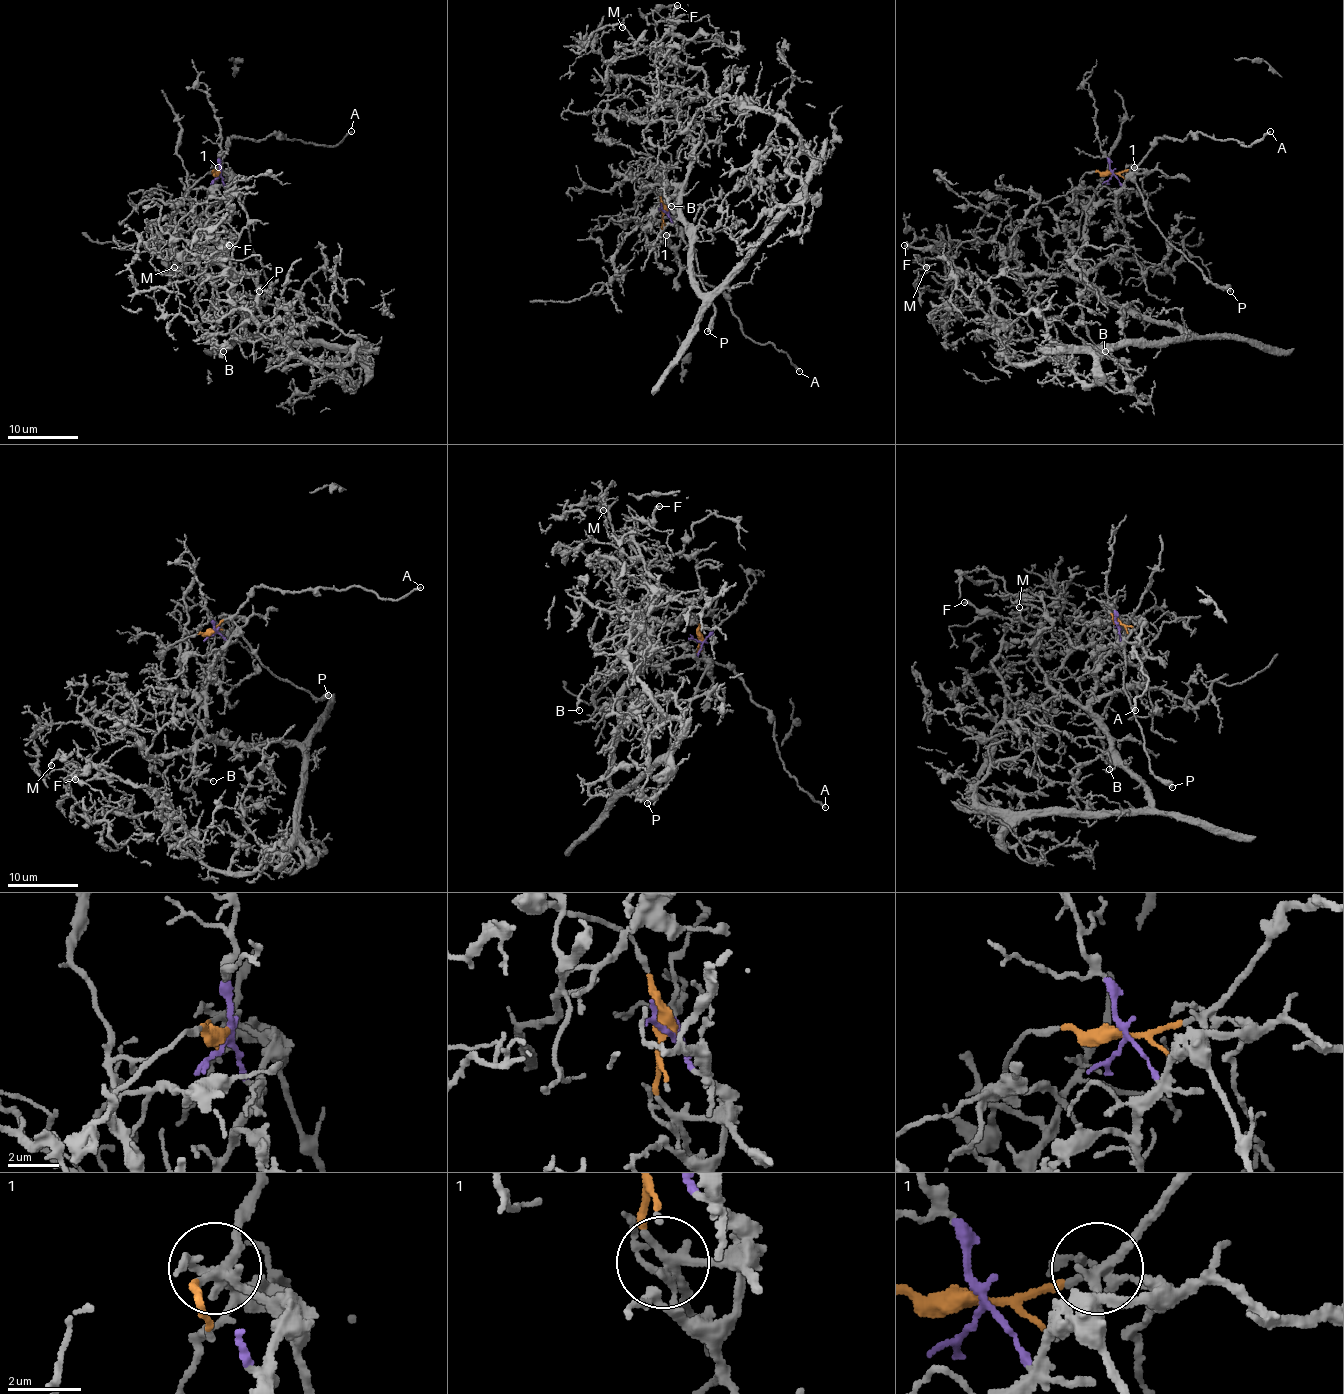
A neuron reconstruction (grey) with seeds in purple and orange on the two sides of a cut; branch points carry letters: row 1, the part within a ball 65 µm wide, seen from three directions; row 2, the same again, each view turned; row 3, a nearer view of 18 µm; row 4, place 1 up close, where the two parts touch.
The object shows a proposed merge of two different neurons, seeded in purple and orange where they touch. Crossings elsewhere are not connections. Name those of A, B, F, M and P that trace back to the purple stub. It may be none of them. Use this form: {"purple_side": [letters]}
{"purple_side": ["B", "F", "M"]}

